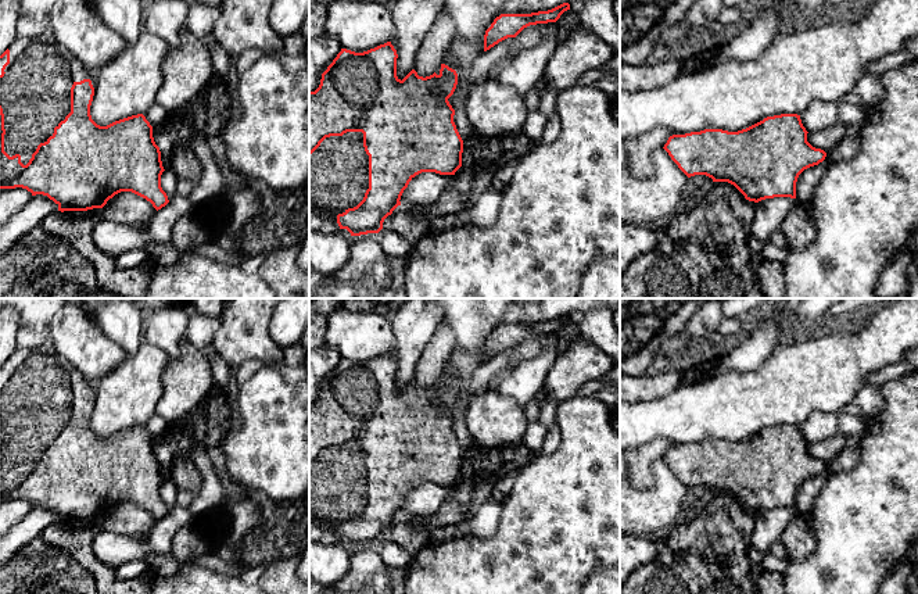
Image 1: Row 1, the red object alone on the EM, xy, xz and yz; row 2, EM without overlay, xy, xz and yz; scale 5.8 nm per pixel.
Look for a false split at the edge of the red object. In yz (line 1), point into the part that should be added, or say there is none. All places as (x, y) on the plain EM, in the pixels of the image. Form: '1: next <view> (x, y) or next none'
1: next none

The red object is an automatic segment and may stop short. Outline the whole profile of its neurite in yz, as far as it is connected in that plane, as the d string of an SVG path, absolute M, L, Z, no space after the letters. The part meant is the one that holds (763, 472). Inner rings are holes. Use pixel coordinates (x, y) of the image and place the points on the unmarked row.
M797 425L767 427L763 432L738 441L704 440L685 446L673 446L664 461L678 479L688 487L706 486L713 493L734 495L749 512L765 509L796 509L799 486L822 473L826 464L807 452L807 441Z

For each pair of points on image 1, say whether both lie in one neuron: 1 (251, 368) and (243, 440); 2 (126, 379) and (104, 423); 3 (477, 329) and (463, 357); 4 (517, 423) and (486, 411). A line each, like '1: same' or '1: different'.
1: different
2: same
3: same
4: same

